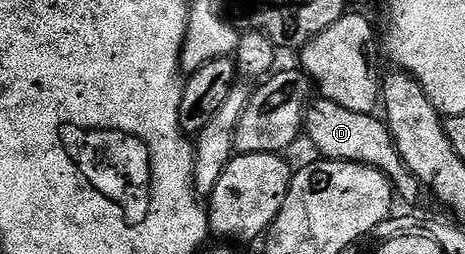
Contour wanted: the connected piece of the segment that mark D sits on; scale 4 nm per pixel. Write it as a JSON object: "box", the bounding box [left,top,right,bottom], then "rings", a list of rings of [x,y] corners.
{"box":[304,98,424,204],"rings":[[[318,98],[306,109],[304,132],[307,137],[310,135],[311,142],[318,147],[319,157],[372,166],[390,179],[401,203],[403,200],[406,204],[414,204],[424,196],[423,186],[404,162],[400,150],[396,150],[396,142],[385,119],[378,117],[377,120],[376,117],[369,112],[344,110],[344,106],[336,106],[336,102]]]}

